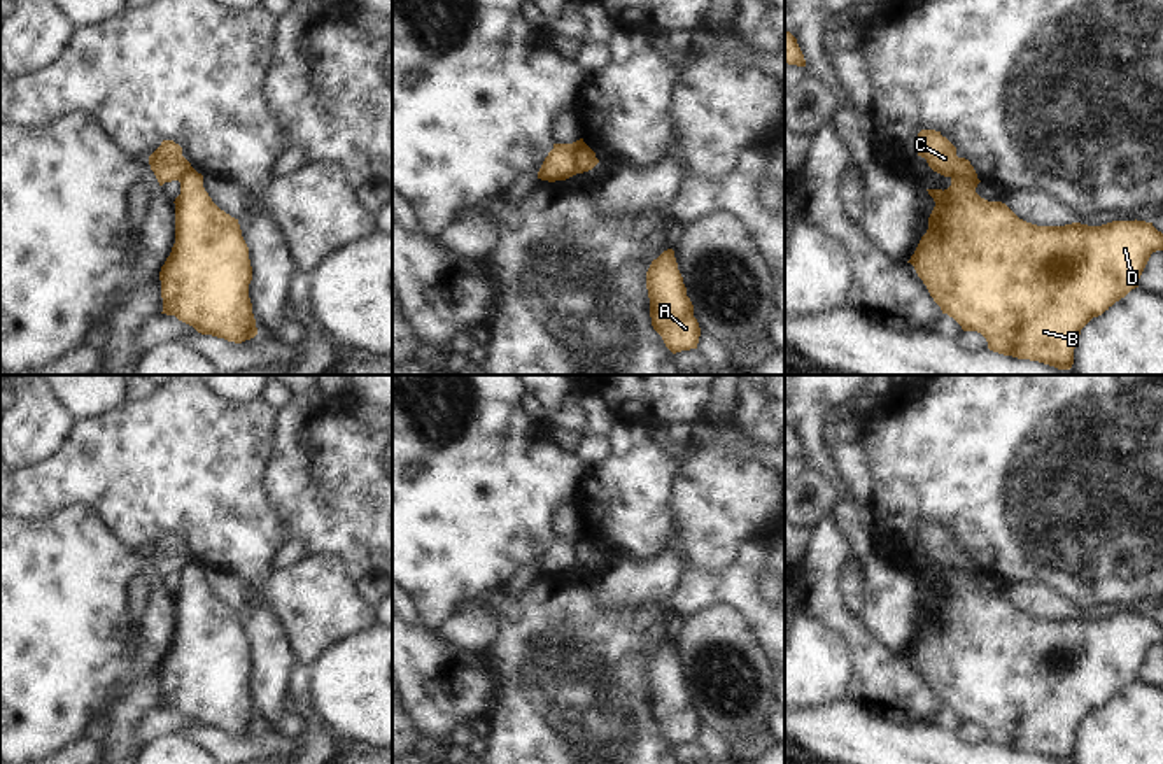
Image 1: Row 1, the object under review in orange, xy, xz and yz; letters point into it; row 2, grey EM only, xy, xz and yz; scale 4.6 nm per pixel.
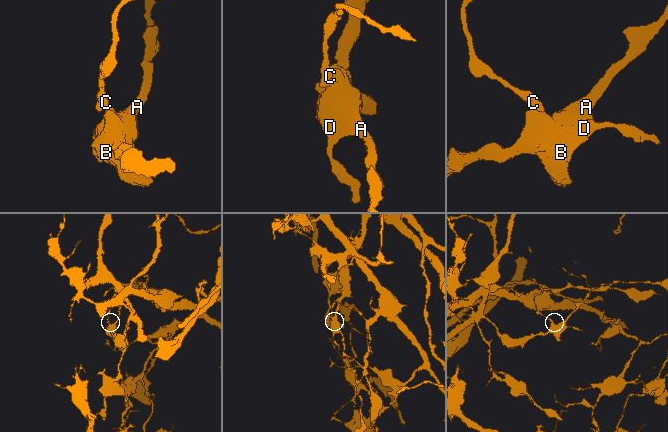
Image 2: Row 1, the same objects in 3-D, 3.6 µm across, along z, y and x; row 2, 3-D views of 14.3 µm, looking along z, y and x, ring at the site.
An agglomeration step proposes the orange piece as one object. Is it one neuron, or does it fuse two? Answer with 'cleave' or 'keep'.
cleave

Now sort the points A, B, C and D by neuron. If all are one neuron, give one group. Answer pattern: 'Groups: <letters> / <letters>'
Groups: A B D / C.

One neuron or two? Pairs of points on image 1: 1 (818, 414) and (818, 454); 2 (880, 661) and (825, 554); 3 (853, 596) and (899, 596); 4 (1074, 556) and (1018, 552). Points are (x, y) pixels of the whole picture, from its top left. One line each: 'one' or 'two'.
1: one
2: one
3: two
4: one

